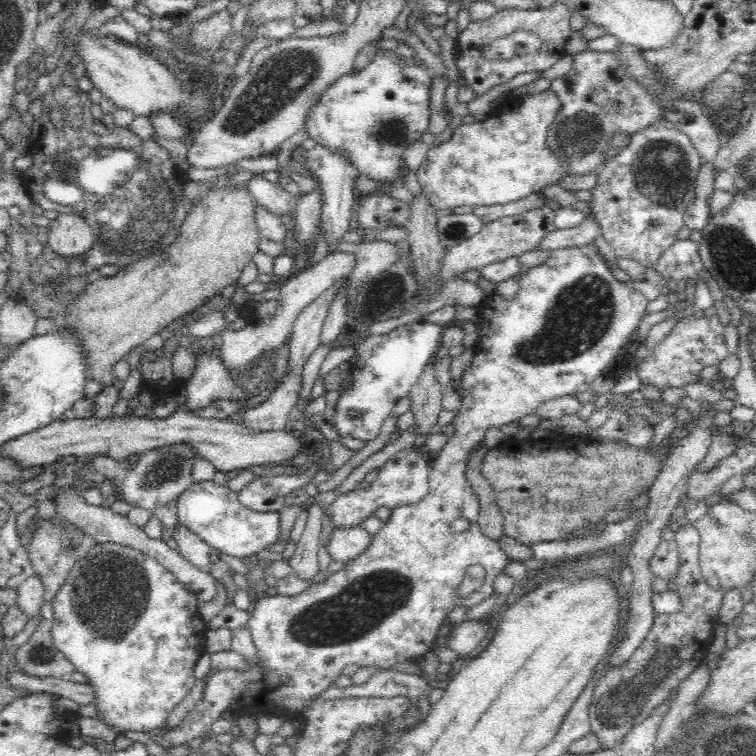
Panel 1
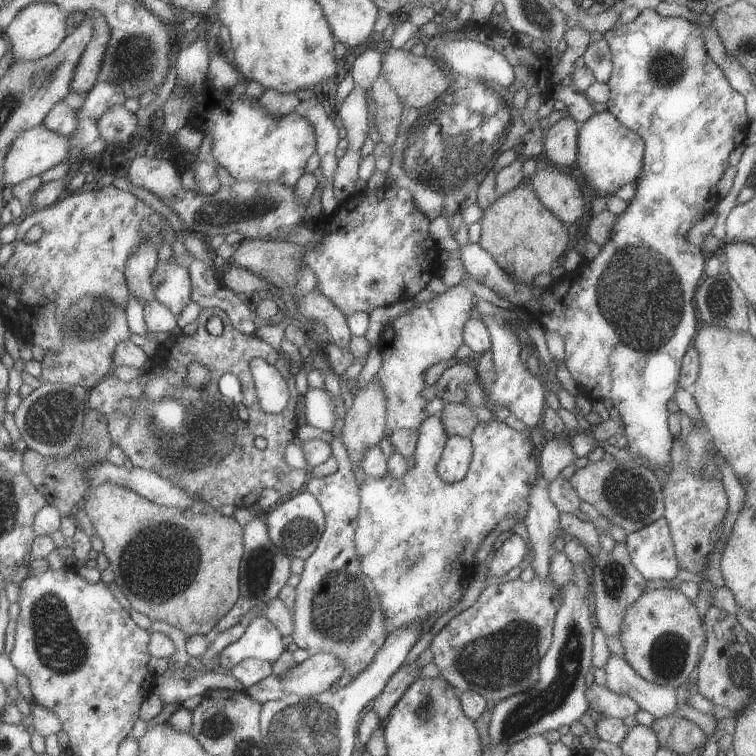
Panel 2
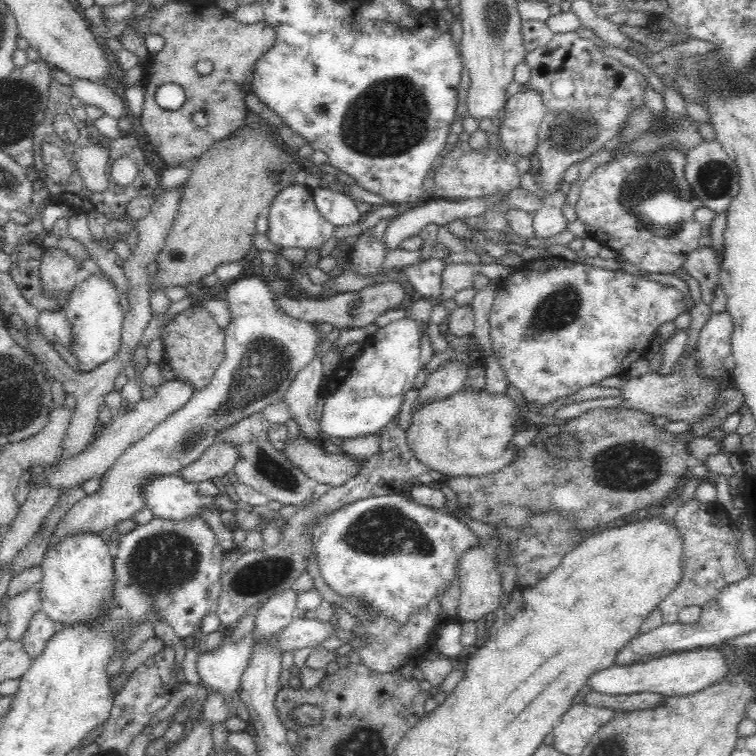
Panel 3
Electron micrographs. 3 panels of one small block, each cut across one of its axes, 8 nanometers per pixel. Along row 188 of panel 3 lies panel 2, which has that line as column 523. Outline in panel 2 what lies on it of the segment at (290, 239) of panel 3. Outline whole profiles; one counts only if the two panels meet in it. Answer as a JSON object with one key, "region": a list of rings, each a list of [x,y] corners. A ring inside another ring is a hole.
{"region":[[[644,9],[631,22],[627,24],[617,25],[603,34],[603,39],[608,45],[612,72],[609,80],[607,80],[607,88],[609,89],[609,99],[606,102],[607,111],[628,130],[633,130],[642,141],[643,152],[641,162],[641,172],[639,178],[635,182],[635,194],[633,198],[626,202],[627,208],[615,218],[615,224],[611,226],[611,236],[603,246],[599,247],[599,254],[583,259],[581,264],[569,274],[565,274],[561,280],[552,282],[552,284],[543,289],[539,296],[533,294],[534,290],[530,286],[525,286],[521,282],[515,282],[505,270],[501,270],[499,266],[485,253],[477,243],[468,243],[459,247],[459,262],[462,264],[467,275],[473,280],[477,280],[479,284],[487,286],[493,291],[497,297],[503,298],[507,302],[511,302],[515,306],[524,310],[529,319],[535,321],[544,331],[555,332],[559,334],[564,344],[565,367],[575,381],[579,392],[583,397],[590,400],[603,401],[604,398],[611,400],[611,404],[620,415],[624,427],[624,436],[627,439],[627,449],[637,460],[644,460],[648,463],[649,468],[659,477],[662,482],[667,482],[669,472],[673,470],[675,464],[671,460],[671,446],[673,446],[673,436],[669,433],[667,426],[667,401],[672,399],[677,389],[677,380],[681,371],[683,356],[687,348],[692,344],[692,340],[697,334],[699,328],[698,316],[695,312],[694,295],[699,282],[704,277],[703,254],[699,247],[693,246],[687,242],[685,238],[687,231],[695,222],[708,216],[711,210],[716,207],[719,200],[717,192],[717,182],[723,176],[723,171],[730,166],[727,158],[734,148],[737,148],[743,140],[746,139],[748,132],[748,118],[746,116],[746,105],[744,99],[727,83],[727,78],[723,72],[713,63],[713,60],[707,55],[703,46],[702,26],[700,24],[687,22],[684,18],[668,18],[659,16],[653,9]]]}

